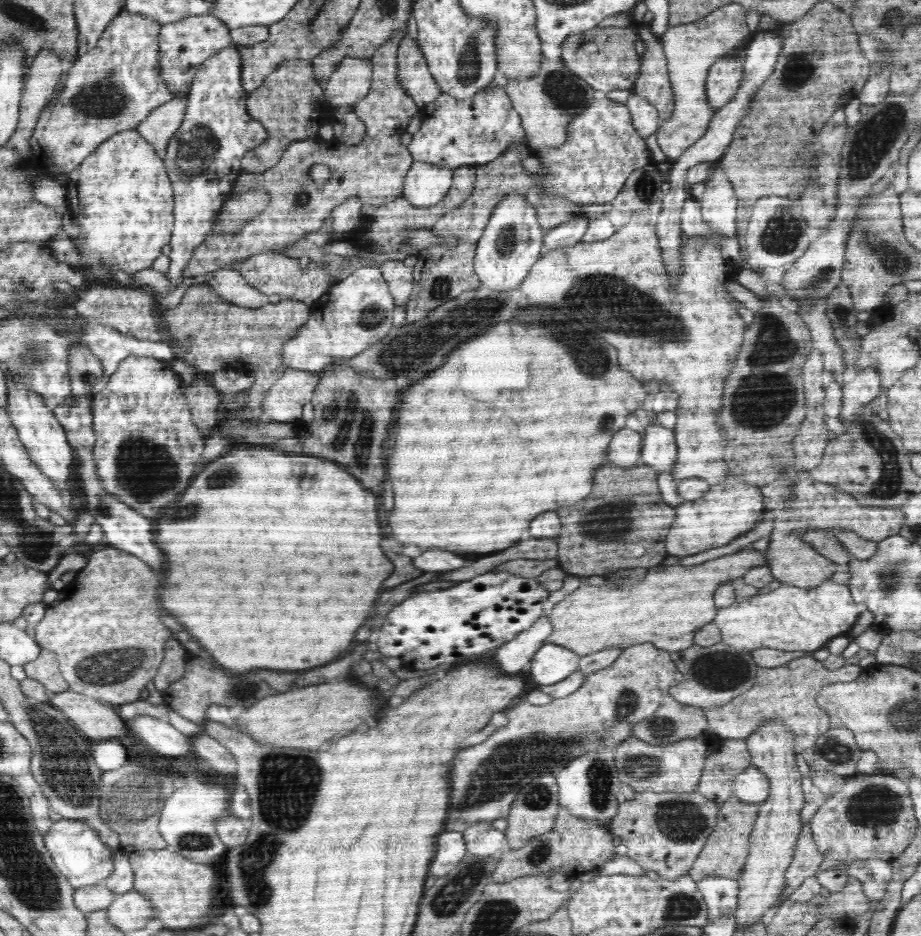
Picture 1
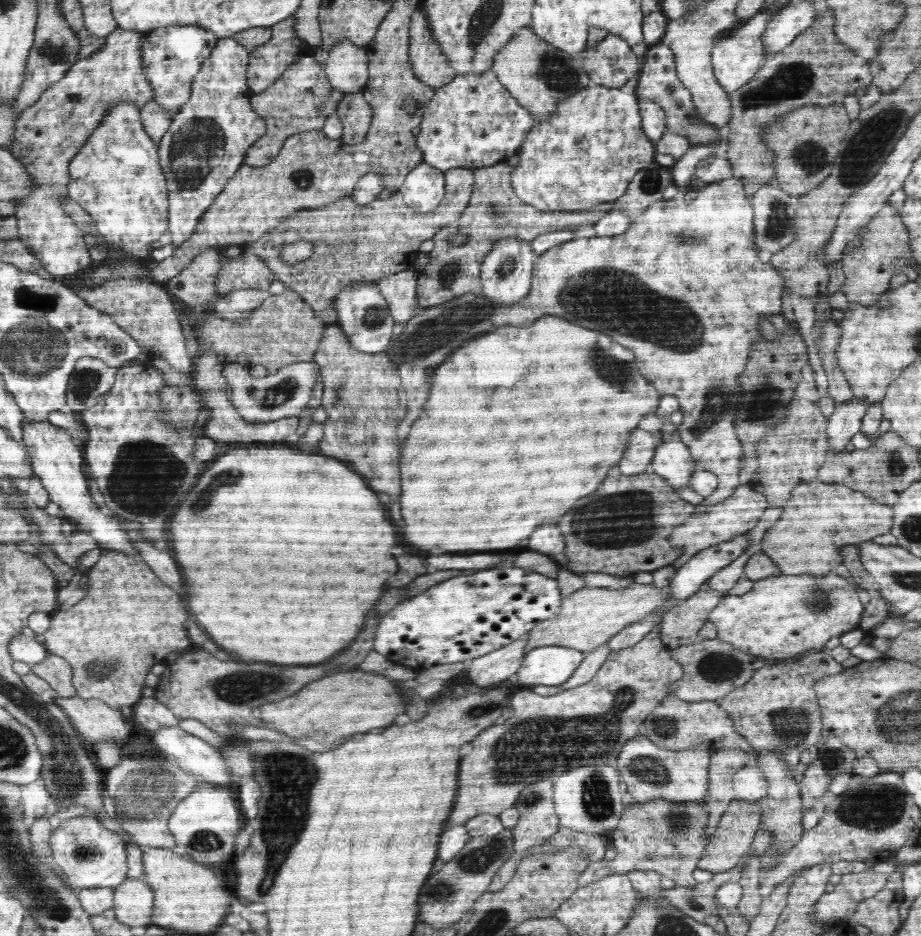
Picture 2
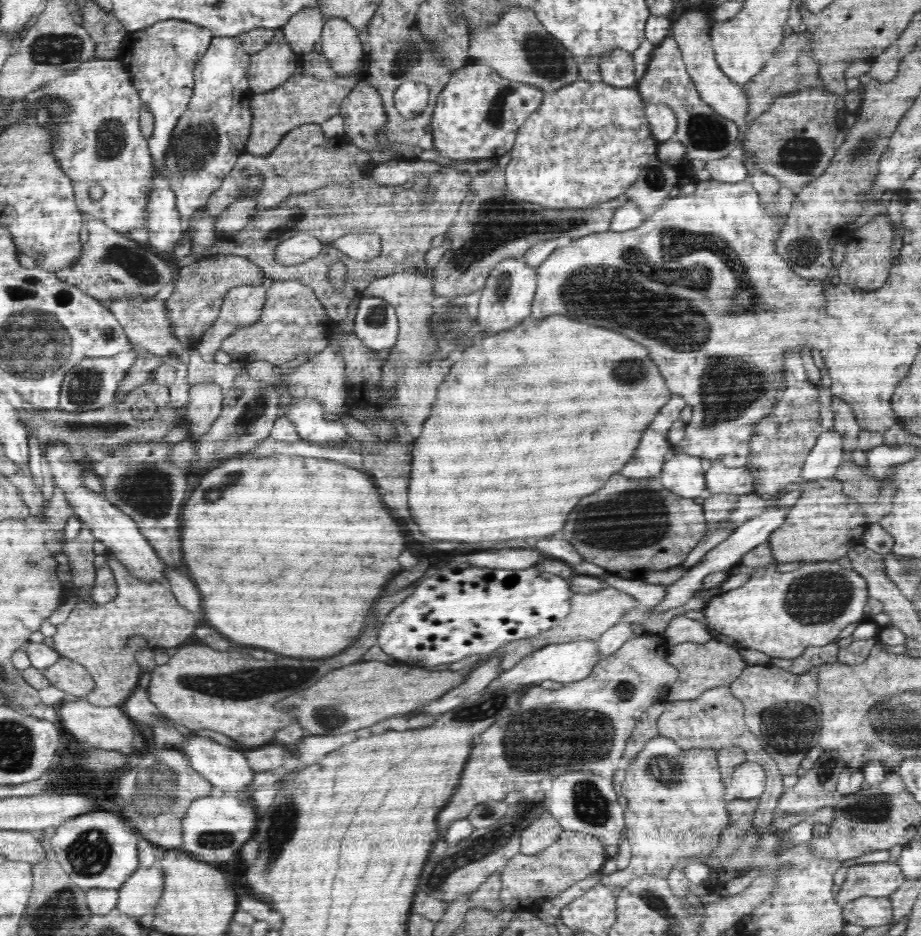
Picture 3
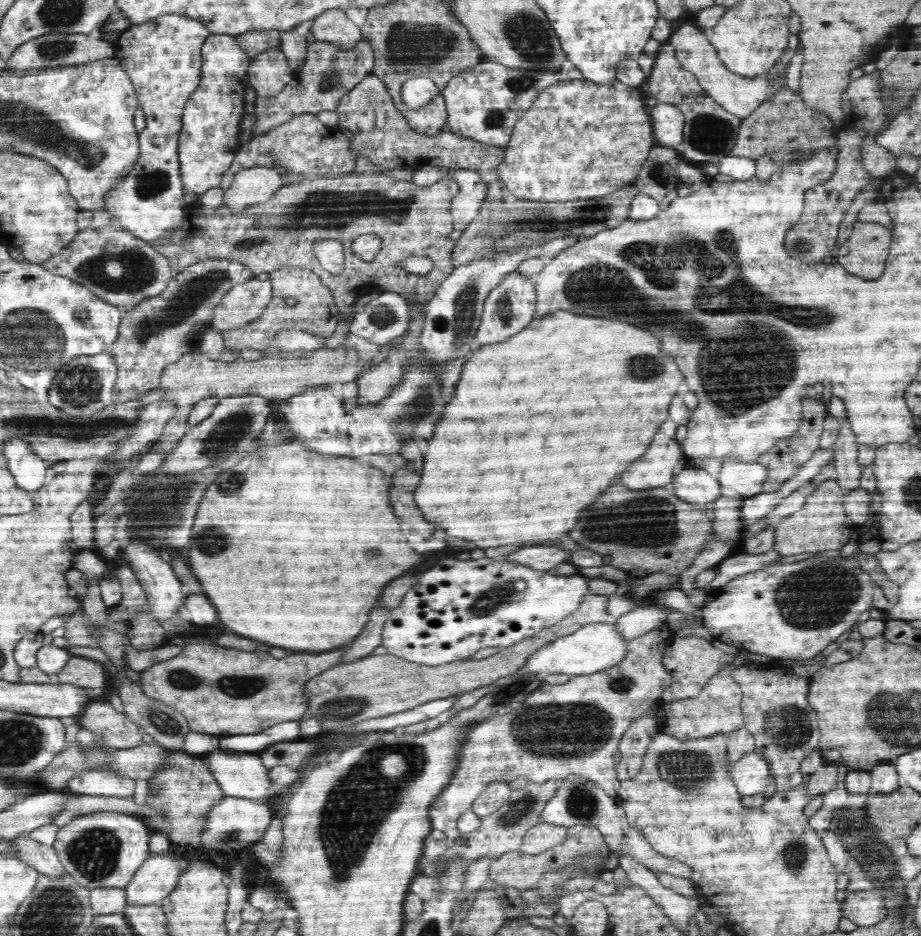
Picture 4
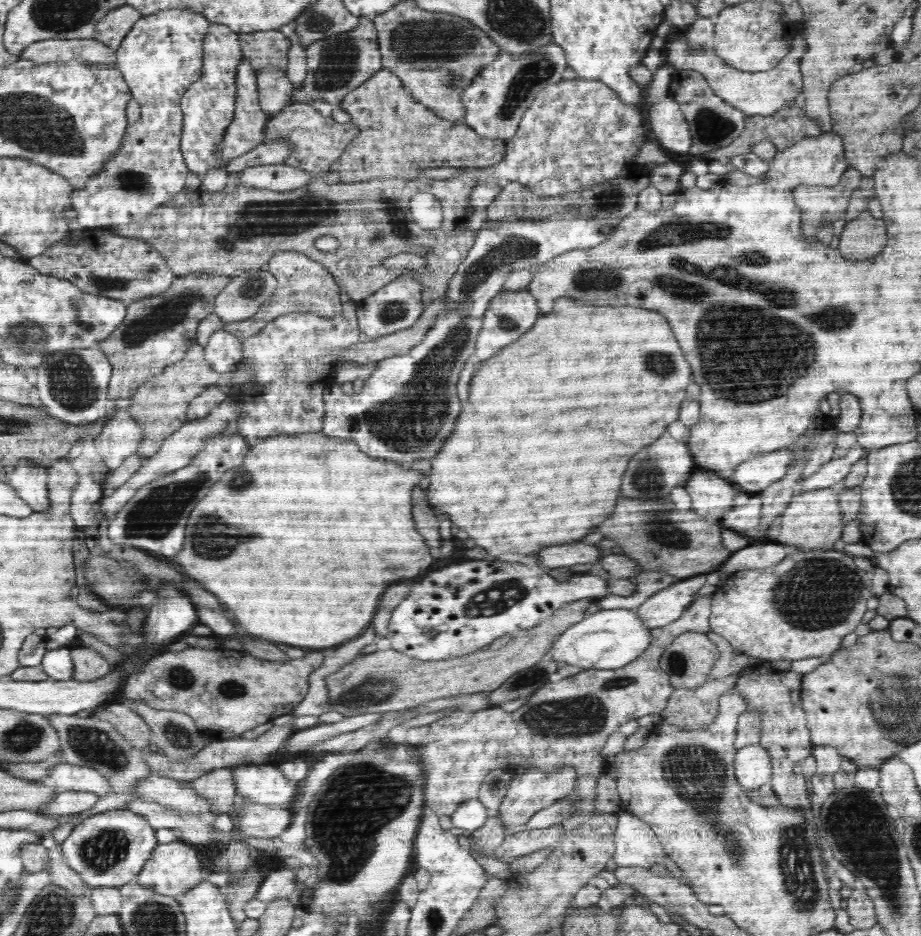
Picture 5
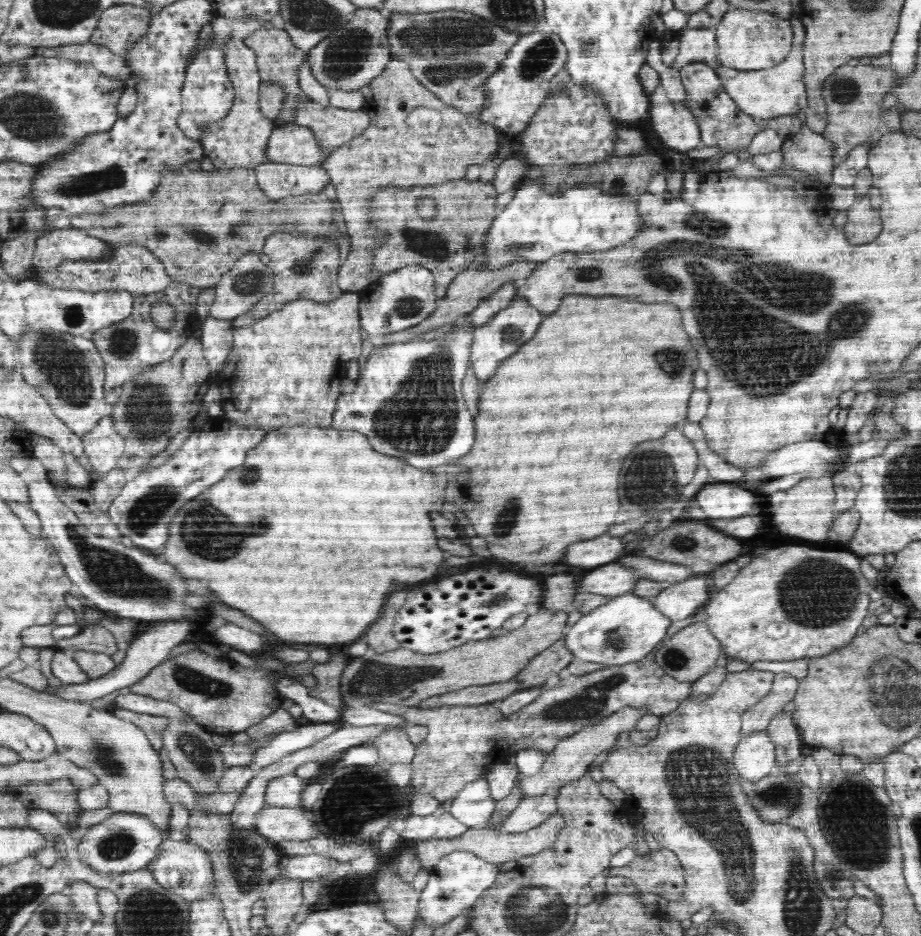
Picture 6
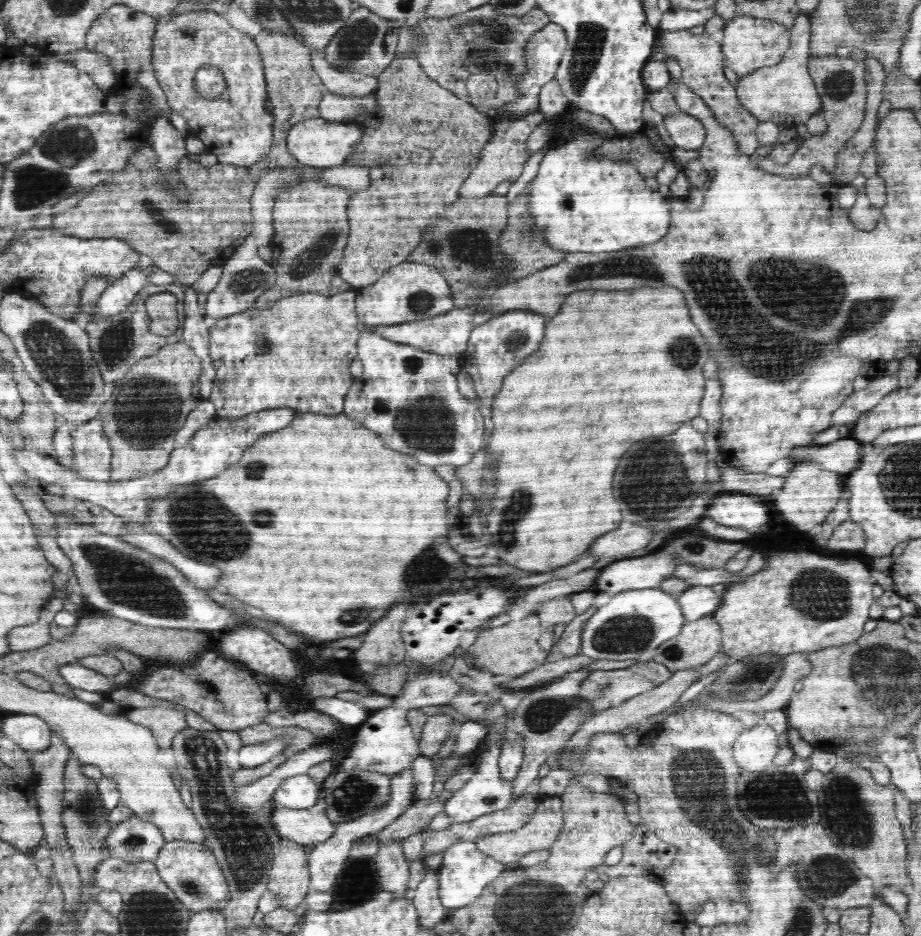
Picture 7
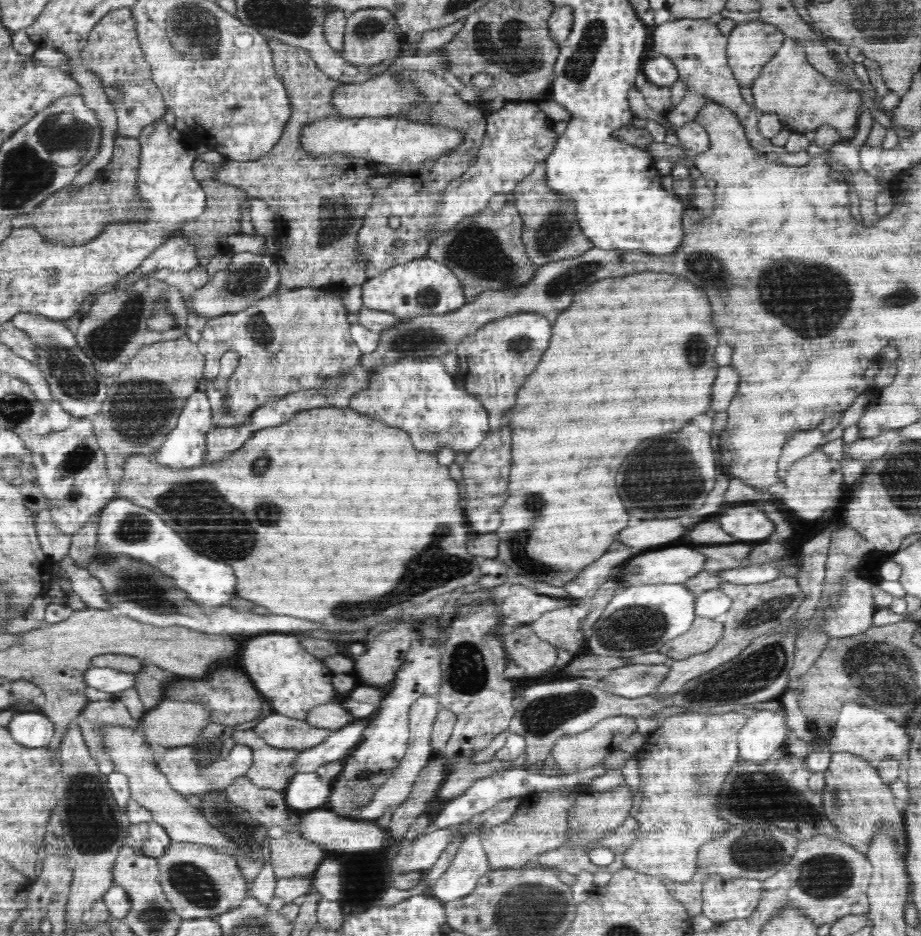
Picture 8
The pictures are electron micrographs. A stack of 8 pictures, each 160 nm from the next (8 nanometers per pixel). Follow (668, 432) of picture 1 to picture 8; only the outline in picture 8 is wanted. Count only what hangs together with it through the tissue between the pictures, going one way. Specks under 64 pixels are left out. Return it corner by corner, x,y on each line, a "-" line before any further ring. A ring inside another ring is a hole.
740,506
724,510
718,516
718,522
734,538
748,542
764,540
774,532
774,524
762,510
756,510
756,506

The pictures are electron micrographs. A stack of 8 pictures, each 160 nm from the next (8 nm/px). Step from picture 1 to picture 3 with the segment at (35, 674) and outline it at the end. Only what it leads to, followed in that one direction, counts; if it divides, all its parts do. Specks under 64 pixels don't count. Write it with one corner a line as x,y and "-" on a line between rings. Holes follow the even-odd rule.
62,656
52,666
42,669
42,672
52,685
72,699
84,698
95,685
84,666

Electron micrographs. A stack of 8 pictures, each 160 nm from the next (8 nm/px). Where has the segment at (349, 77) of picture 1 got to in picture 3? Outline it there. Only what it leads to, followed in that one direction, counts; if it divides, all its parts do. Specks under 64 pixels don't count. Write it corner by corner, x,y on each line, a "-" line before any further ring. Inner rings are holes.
323,18
320,36
322,52
329,59
330,66
338,76
346,78
354,70
363,68
363,47
359,32
344,19
334,18
326,21

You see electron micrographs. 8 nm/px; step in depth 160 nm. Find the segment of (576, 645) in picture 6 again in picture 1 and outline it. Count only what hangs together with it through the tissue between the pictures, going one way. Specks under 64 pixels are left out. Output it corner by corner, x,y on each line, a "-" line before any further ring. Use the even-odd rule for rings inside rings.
544,643
530,660
525,674
532,686
553,685
579,670
580,657
563,646

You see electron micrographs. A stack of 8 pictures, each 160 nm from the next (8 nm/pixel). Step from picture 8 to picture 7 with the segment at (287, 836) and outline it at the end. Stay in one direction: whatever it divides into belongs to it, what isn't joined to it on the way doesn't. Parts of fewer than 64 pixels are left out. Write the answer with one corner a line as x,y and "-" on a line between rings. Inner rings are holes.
281,839
276,849
267,890
279,896
279,908
294,910
310,889
311,874
307,867
310,847

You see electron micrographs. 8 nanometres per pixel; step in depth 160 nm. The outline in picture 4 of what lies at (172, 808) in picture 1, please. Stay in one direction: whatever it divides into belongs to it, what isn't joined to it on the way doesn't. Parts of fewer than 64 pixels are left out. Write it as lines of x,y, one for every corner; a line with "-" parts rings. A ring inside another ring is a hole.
224,796
210,807
205,816
203,830
196,838
195,844
218,853
223,850
238,849
242,844
259,841
271,826
274,817
268,802

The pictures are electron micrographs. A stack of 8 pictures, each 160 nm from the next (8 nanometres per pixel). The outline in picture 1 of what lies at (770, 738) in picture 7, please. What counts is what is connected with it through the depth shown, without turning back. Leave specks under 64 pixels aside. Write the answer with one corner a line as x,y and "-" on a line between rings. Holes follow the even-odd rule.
758,767
745,768
734,779
734,795
742,802
761,804
769,797
768,777

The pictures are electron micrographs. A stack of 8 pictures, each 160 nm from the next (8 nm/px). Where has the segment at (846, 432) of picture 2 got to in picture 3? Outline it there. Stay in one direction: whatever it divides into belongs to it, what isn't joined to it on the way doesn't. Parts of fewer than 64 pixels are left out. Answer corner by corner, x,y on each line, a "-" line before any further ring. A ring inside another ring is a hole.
834,427
822,430
814,448
810,450
802,470
801,483
835,477
838,466
846,460
842,435

